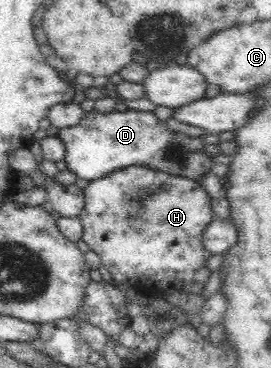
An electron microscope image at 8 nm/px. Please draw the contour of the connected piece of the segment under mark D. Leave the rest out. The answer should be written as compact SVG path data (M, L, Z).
M128 109L103 114L92 110L84 112L77 125L59 128L56 135L65 144L63 160L68 170L89 182L129 166L149 167L196 181L215 163L205 152L203 139L169 130L152 111Z

